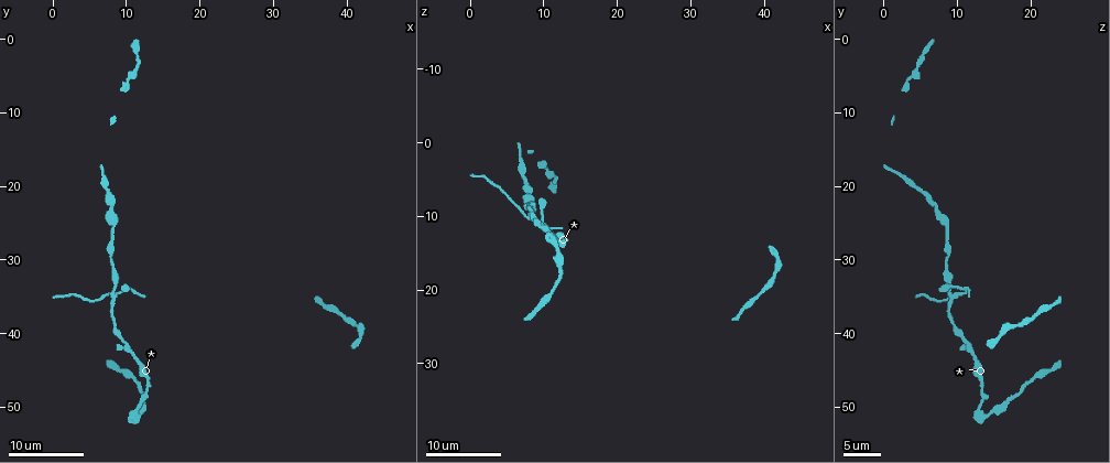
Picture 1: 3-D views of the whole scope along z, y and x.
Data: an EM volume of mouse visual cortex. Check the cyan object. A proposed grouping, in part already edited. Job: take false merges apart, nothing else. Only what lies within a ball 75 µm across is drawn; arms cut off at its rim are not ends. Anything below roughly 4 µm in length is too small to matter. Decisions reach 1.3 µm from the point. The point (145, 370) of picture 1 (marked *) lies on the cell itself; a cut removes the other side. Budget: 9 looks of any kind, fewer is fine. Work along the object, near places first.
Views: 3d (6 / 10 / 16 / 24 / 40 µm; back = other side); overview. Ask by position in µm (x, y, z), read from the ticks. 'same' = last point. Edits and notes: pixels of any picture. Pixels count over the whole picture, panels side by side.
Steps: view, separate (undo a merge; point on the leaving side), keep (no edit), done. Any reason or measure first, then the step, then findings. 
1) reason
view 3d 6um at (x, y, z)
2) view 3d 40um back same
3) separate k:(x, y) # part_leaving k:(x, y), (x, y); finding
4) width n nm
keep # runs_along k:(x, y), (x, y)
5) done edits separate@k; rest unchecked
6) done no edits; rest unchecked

view 3d 16um at (10.0, 41.0, 10.5)

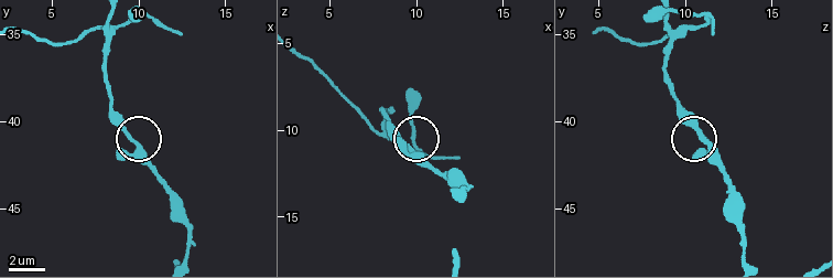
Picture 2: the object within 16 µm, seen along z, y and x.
closer look
view 3d 6um at (9.4, 41.0, 10.8)

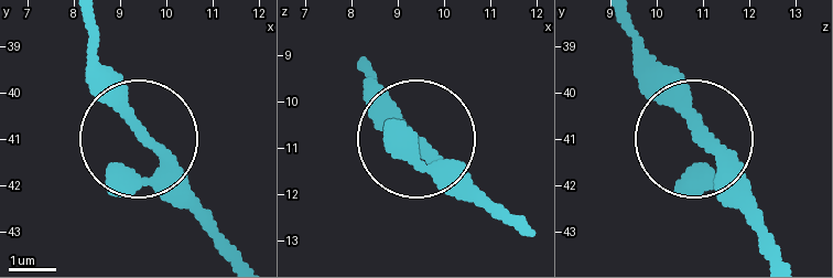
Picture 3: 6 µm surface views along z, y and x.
keep # one cell here

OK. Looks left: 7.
thick turns thin
view 3d 10um at (8.0, 21.0, 6.0)

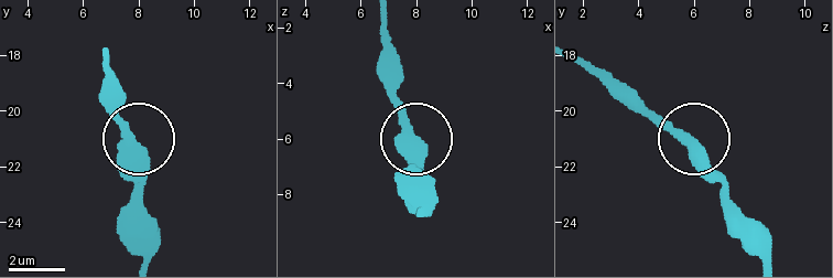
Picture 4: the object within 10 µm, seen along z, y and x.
keep # runs_along 4:(760, 259), (701, 146), (673, 131), (626, 84); one cell here

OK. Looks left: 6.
four or more arms meet
view 3d 10um at (8.0, 35.0, 9.0)

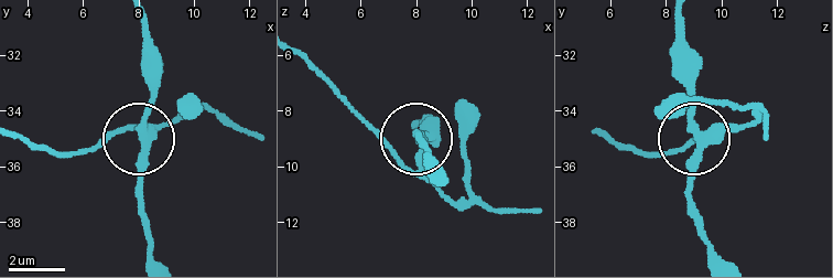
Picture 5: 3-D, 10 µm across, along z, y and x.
width 320 nm
separate 5:(174, 121) # part_leaving 5:(725, 126), (653, 154), (606, 136); two cells meet here

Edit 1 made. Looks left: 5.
calibre changes
view 3d 6um at (8.5, 25.0, 8.0)

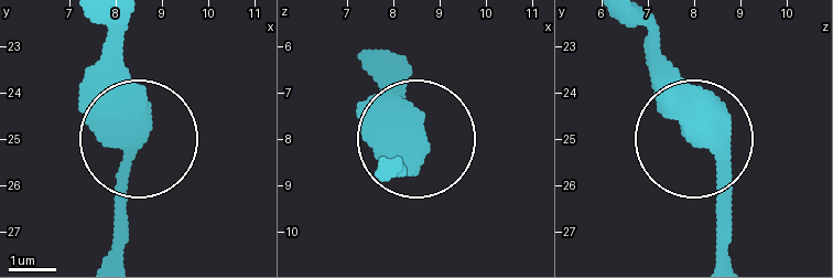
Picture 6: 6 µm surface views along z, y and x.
keep # runs_along 6:(115, 249), (118, 178), (142, 130), (118, 24); all the same cell

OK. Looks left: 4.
done edits separate@5; rest unchecked

